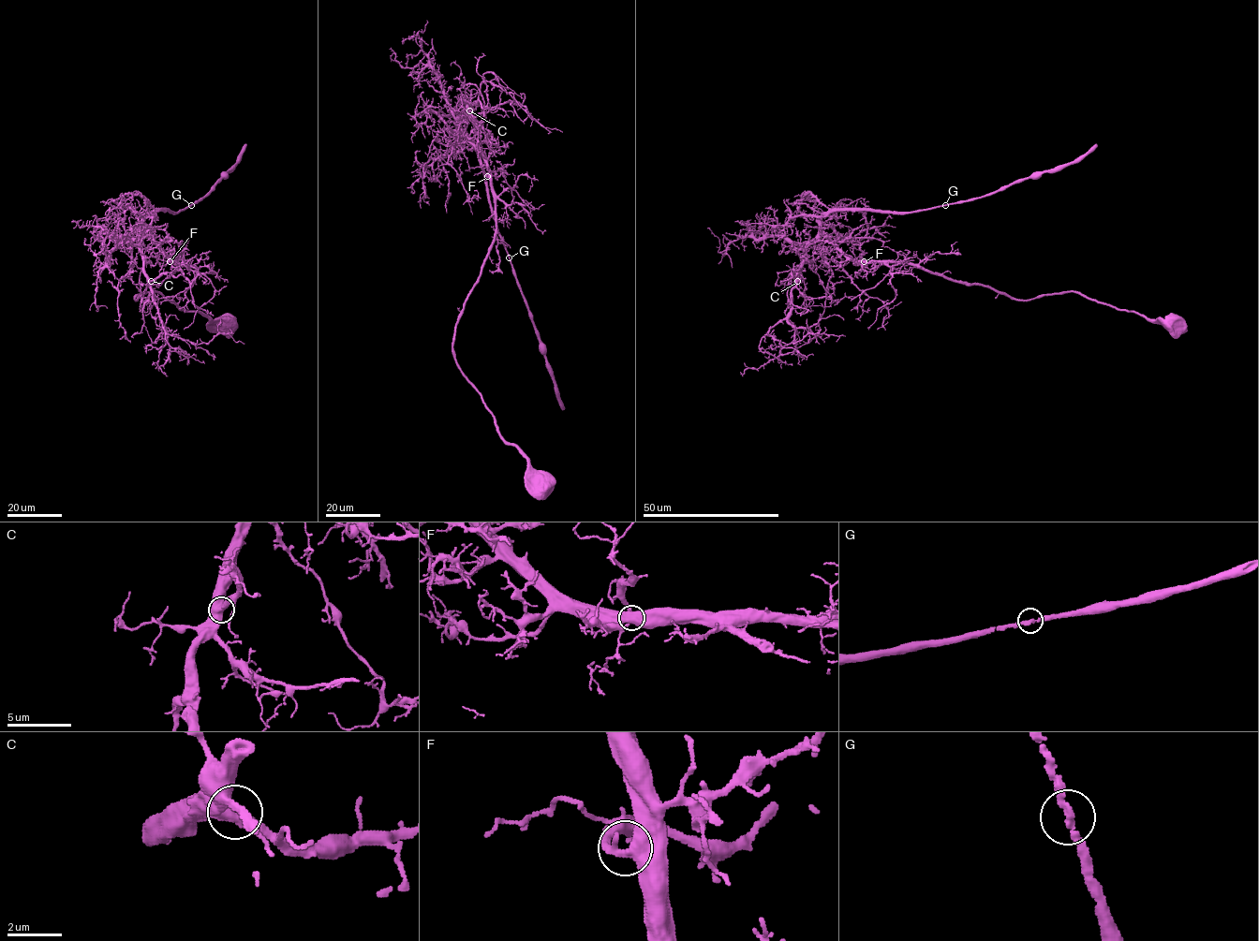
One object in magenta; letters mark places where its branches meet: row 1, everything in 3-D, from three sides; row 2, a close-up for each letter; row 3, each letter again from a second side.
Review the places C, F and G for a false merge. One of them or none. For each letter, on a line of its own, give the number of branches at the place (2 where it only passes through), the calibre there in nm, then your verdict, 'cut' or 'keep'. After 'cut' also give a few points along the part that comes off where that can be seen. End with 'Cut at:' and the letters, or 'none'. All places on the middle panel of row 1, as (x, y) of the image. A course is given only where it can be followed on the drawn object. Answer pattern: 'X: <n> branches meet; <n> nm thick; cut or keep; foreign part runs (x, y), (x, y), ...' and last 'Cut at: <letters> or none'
C: 2 branches meet; 500 nm thick; keep
F: 2 branches meet; 500 nm thick; keep
G: 2 branches meet; 260 nm thick; keep
Cut at: none

